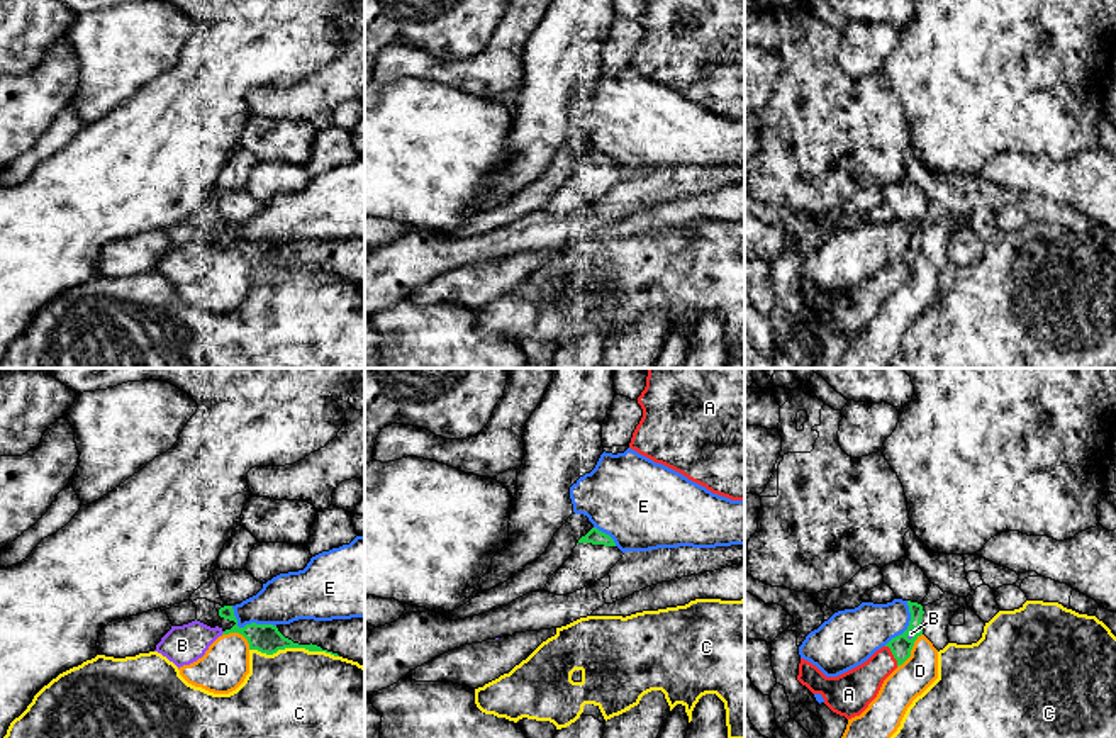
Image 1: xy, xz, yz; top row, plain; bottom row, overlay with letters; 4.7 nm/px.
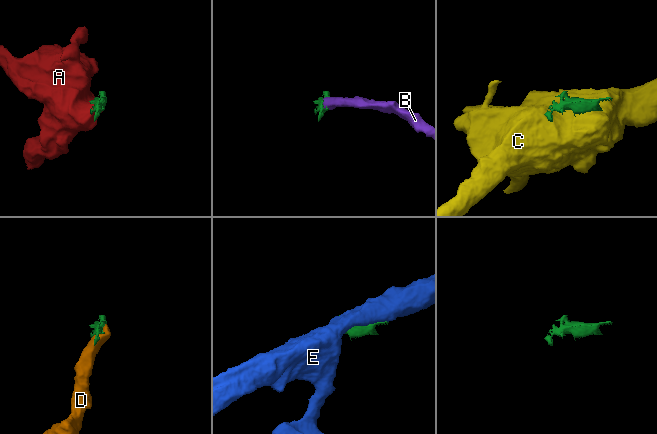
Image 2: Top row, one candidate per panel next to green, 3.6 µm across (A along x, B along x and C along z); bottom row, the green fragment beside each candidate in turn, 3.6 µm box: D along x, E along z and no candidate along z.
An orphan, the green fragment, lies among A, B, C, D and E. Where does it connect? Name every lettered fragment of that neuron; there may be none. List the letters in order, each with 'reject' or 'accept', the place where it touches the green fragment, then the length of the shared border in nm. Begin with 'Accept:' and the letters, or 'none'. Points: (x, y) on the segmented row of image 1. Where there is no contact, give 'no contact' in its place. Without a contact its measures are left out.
Accept: A, B
A: accept; contact yz (892, 654); length 120 nm
B: accept; contact yz (908, 635); length 70 nm
C: reject; contact xy (294, 647); length 420 nm
D: reject; contact yz (911, 648); length 200 nm
E: reject; contact xy (248, 625); length 240 nm

